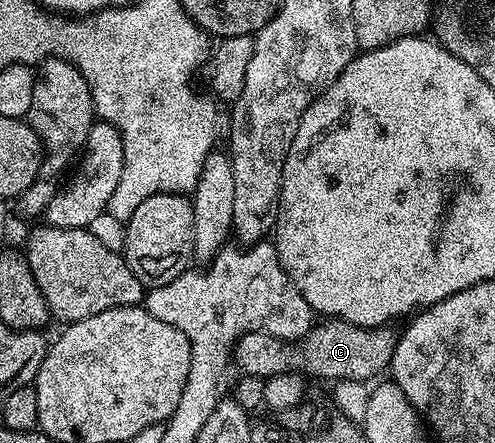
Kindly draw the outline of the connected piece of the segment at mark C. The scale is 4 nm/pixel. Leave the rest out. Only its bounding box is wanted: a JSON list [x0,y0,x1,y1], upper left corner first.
[234,318,398,382]

